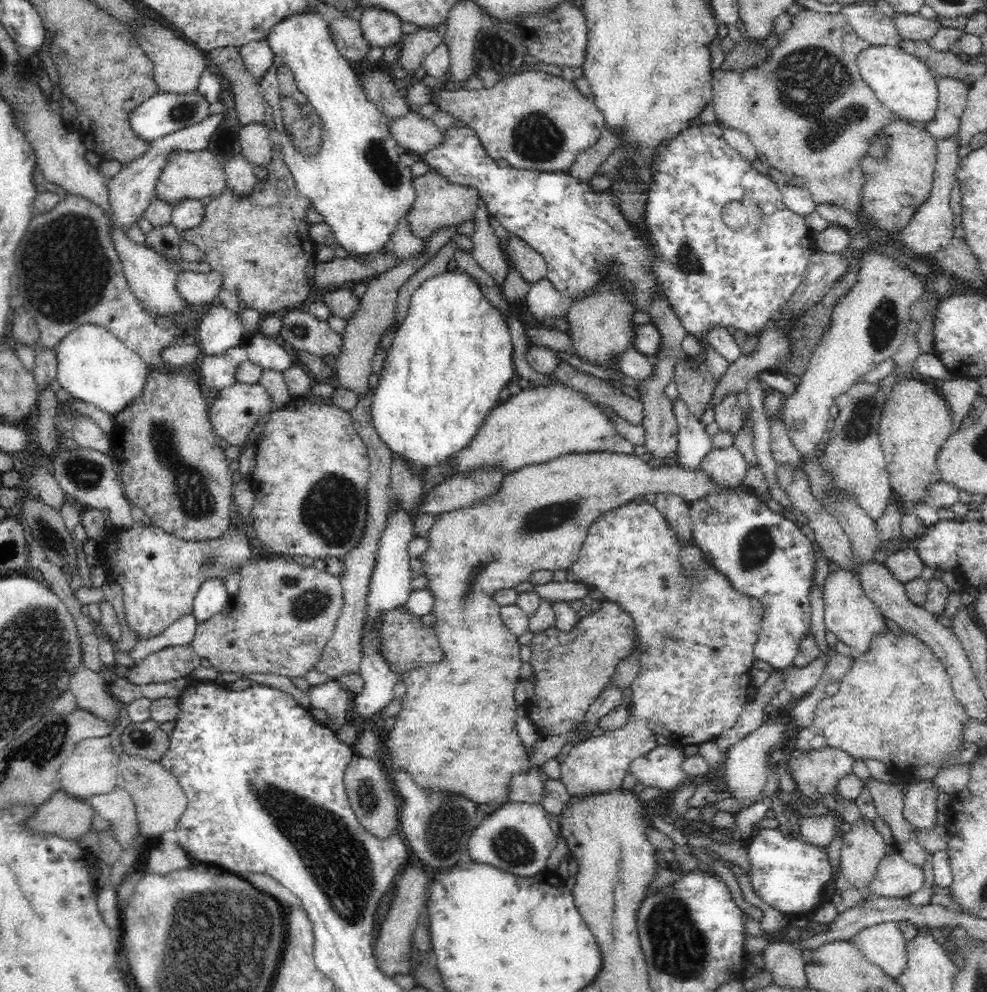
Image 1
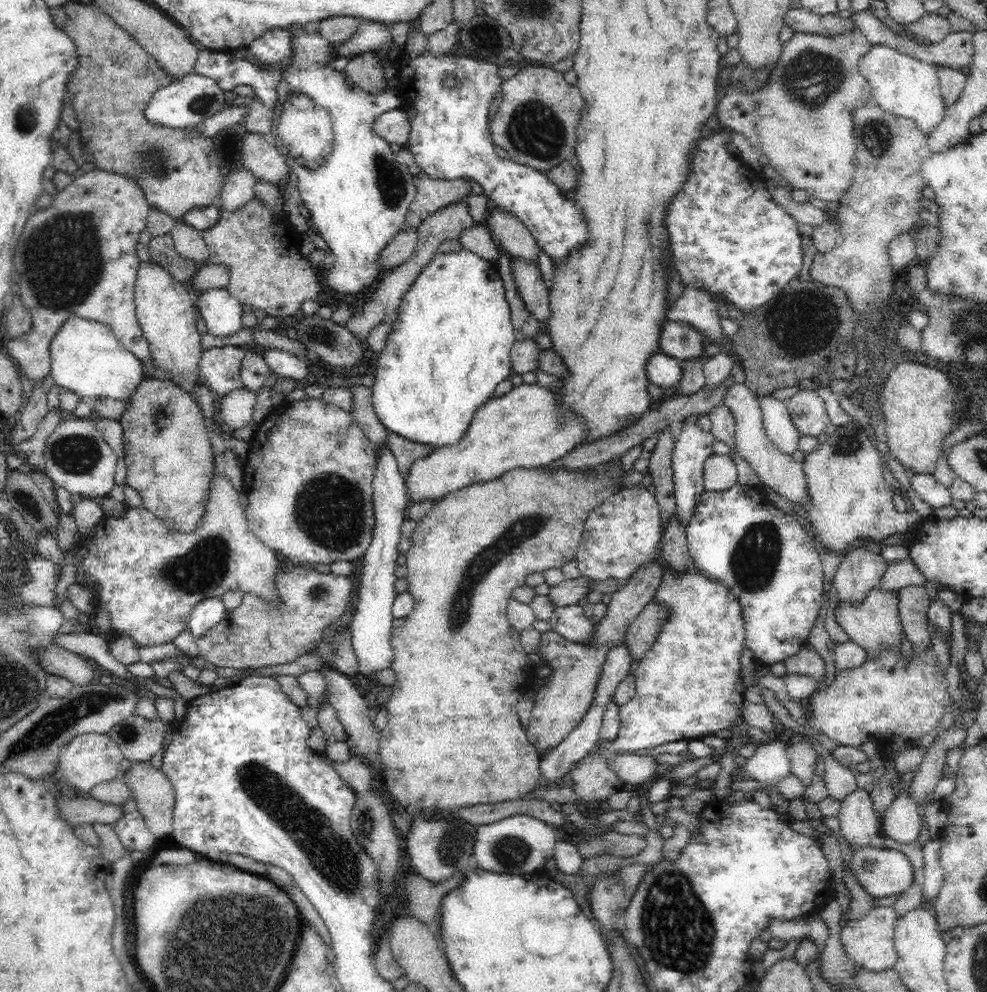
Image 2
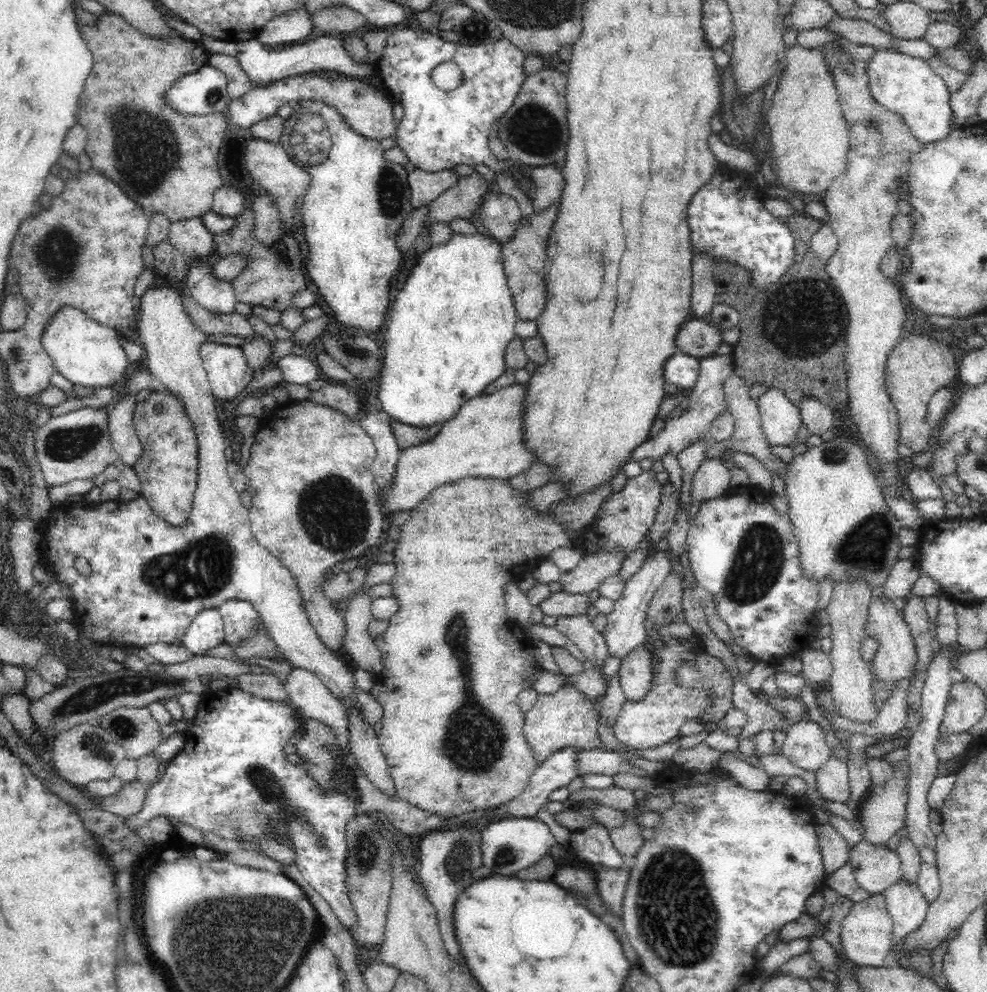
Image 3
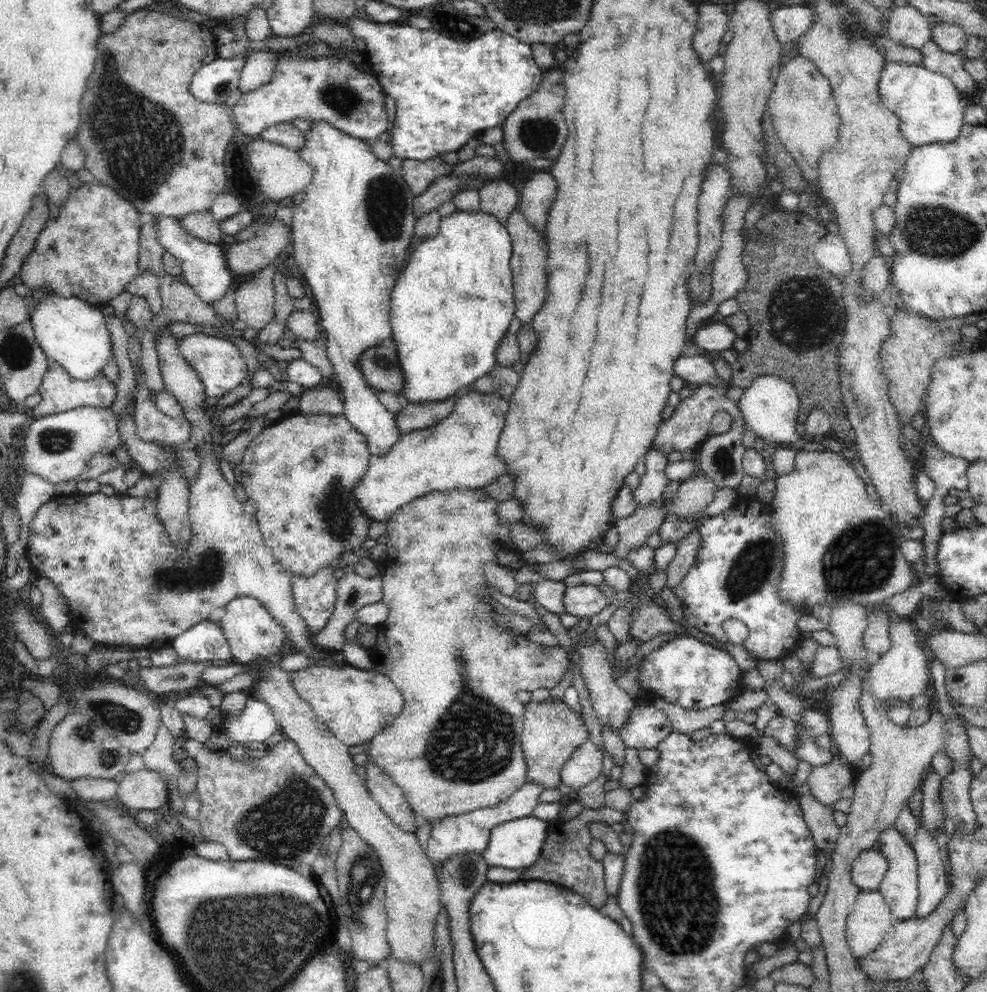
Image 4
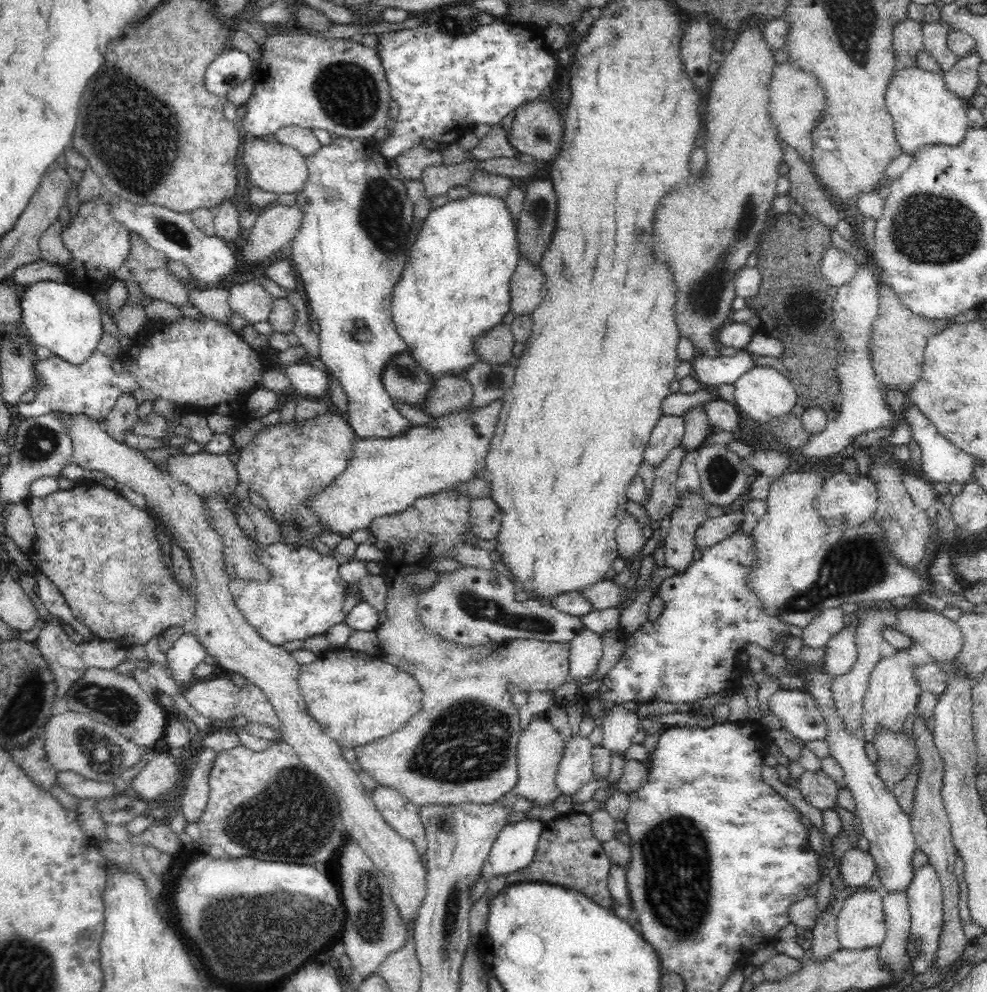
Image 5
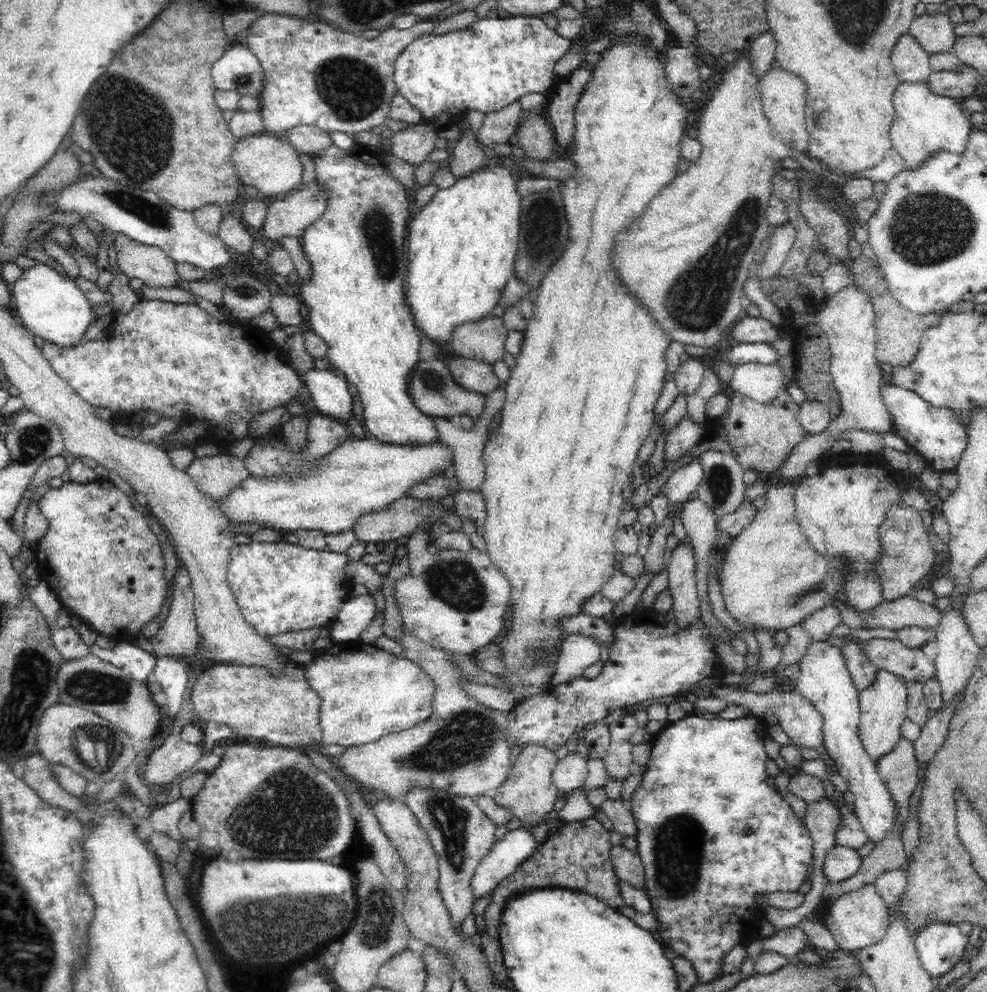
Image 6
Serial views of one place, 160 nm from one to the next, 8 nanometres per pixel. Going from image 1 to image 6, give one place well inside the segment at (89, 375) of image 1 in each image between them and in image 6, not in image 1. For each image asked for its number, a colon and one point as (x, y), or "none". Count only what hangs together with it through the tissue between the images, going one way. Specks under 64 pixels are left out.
2: (87, 359)
3: (87, 354)
4: (73, 333)
5: (66, 320)
6: (50, 305)

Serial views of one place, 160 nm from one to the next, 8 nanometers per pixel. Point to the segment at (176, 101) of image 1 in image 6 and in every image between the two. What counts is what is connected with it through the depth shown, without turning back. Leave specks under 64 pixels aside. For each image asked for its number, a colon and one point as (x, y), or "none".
2: (182, 104)
3: (202, 92)
4: (213, 84)
5: (225, 72)
6: (238, 69)

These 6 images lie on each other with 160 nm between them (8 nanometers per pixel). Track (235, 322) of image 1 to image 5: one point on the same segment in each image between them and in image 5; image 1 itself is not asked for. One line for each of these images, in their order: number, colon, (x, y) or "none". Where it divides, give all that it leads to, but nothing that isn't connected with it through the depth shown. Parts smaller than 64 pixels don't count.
2: (220, 311)
3: (216, 296)
4: (202, 266)
5: (208, 259)

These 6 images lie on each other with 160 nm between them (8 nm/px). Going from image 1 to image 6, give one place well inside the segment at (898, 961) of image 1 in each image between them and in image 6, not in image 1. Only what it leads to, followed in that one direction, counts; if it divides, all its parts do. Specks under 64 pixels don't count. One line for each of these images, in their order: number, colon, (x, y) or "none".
2: (869, 942)
3: (866, 931)
4: (870, 922)
5: (861, 922)
6: (860, 919)

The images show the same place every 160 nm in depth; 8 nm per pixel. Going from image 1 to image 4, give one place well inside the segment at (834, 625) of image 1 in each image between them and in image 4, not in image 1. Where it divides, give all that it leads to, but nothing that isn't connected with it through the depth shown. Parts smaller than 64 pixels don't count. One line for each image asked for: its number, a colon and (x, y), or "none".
2: (875, 621)
3: (894, 659)
4: (902, 674)

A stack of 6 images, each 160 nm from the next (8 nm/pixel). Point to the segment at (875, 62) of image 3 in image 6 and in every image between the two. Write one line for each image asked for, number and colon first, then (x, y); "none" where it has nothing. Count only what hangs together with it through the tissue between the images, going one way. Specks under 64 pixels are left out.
4: (929, 108)
5: (924, 112)
6: (924, 122)

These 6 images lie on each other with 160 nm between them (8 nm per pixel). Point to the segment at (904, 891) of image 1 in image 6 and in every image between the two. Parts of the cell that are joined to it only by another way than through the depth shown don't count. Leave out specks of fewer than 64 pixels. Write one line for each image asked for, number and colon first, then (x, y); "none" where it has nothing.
2: (884, 873)
3: (876, 868)
4: (869, 868)
5: (858, 867)
6: (842, 862)

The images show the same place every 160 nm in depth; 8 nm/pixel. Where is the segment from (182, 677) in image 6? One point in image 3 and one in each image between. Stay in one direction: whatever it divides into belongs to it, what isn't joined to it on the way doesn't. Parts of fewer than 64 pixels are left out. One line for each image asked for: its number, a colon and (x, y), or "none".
3: (206, 630)
4: (205, 641)
5: (186, 653)

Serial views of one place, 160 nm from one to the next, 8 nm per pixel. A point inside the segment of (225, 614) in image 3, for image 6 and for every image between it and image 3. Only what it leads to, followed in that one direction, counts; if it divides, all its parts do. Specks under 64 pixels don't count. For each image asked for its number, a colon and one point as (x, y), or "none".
4: (250, 631)
5: (304, 597)
6: (280, 587)

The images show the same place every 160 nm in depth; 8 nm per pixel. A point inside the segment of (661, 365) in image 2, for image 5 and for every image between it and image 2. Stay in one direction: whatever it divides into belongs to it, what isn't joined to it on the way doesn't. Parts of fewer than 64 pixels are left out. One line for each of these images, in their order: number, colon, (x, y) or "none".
3: (681, 370)
4: (693, 371)
5: (711, 373)

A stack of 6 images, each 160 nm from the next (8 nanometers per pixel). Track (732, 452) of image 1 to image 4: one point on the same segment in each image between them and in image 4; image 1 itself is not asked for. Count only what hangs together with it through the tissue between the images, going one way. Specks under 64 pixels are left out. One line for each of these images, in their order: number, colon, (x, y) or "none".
2: (720, 472)
3: (713, 478)
4: (694, 494)

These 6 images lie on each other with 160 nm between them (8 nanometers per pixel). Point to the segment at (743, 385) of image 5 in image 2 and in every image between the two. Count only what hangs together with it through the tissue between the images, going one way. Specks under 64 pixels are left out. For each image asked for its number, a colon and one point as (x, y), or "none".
2: (780, 430)
3: (781, 420)
4: (770, 406)

